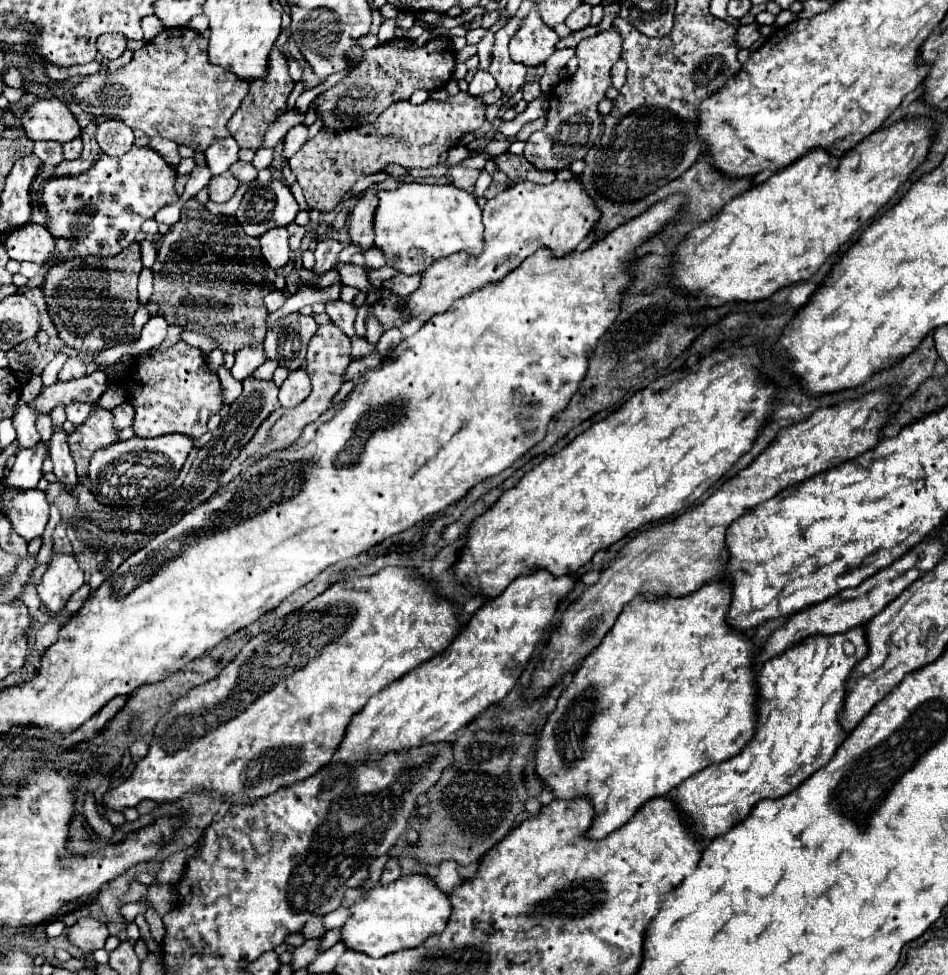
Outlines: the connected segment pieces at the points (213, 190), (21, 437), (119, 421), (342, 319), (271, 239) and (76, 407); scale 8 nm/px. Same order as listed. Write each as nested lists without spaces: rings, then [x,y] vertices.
[[[224,172],[220,176],[212,176],[212,180],[208,182],[208,192],[210,192],[210,200],[212,202],[228,202],[234,192],[236,192],[238,184],[236,184],[236,178],[230,174],[230,172]]]
[[[22,400],[18,402],[16,414],[12,416],[12,424],[14,424],[14,430],[16,430],[18,448],[36,446],[36,442],[40,440],[40,436],[36,432],[36,414],[26,402],[22,402]]]
[[[128,402],[116,406],[112,412],[114,412],[114,426],[116,426],[116,430],[124,430],[124,428],[128,428],[132,424],[134,408]]]
[[[342,300],[328,302],[328,316],[330,320],[348,336],[354,336],[354,318],[356,318],[356,308],[352,304],[346,304]]]
[[[274,228],[264,232],[260,238],[260,250],[266,260],[266,264],[274,270],[282,268],[290,260],[290,248],[288,248],[288,232],[286,228]]]
[[[76,402],[76,404],[70,404],[70,406],[66,408],[66,418],[68,418],[74,426],[80,426],[80,424],[88,418],[90,412],[92,412],[92,406],[90,406],[90,404]]]

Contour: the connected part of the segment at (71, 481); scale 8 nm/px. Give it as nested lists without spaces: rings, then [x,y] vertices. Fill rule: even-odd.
[[[56,430],[52,434],[52,440],[48,442],[50,448],[50,456],[54,462],[54,474],[58,478],[58,482],[66,488],[66,492],[74,492],[74,488],[80,484],[80,478],[76,474],[74,468],[74,460],[70,456],[68,444],[66,444],[66,432],[64,430]]]

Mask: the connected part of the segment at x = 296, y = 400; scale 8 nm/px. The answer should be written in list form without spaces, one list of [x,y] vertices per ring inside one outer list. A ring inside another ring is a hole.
[[[294,370],[288,374],[288,378],[284,380],[284,384],[280,386],[280,406],[284,408],[294,408],[298,406],[302,400],[306,400],[310,394],[310,378],[304,370]]]

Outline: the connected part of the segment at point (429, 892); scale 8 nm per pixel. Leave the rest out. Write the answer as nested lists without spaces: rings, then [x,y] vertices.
[[[412,874],[412,876],[402,876],[396,882],[388,884],[388,886],[376,886],[372,890],[368,890],[362,898],[358,898],[350,908],[350,918],[344,922],[342,930],[340,930],[340,942],[348,948],[348,950],[356,950],[356,952],[364,952],[370,958],[382,958],[386,954],[398,952],[398,950],[406,950],[406,948],[414,948],[420,946],[428,936],[442,932],[448,916],[452,912],[450,900],[446,892],[440,892],[440,888],[426,876],[420,874]]]

